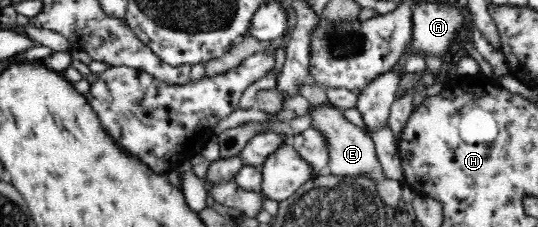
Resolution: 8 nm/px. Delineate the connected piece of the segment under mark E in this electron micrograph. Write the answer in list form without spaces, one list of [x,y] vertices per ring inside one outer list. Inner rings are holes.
[[[330,102],[318,106],[310,104],[310,110],[307,115],[313,118],[311,127],[323,132],[329,144],[328,172],[341,177],[359,177],[364,175],[374,179],[377,193],[381,201],[389,207],[397,207],[397,203],[402,201],[402,184],[399,180],[389,179],[383,174],[383,169],[376,156],[376,147],[374,141],[367,135],[359,123],[353,124],[345,117],[343,110],[333,106]]]

